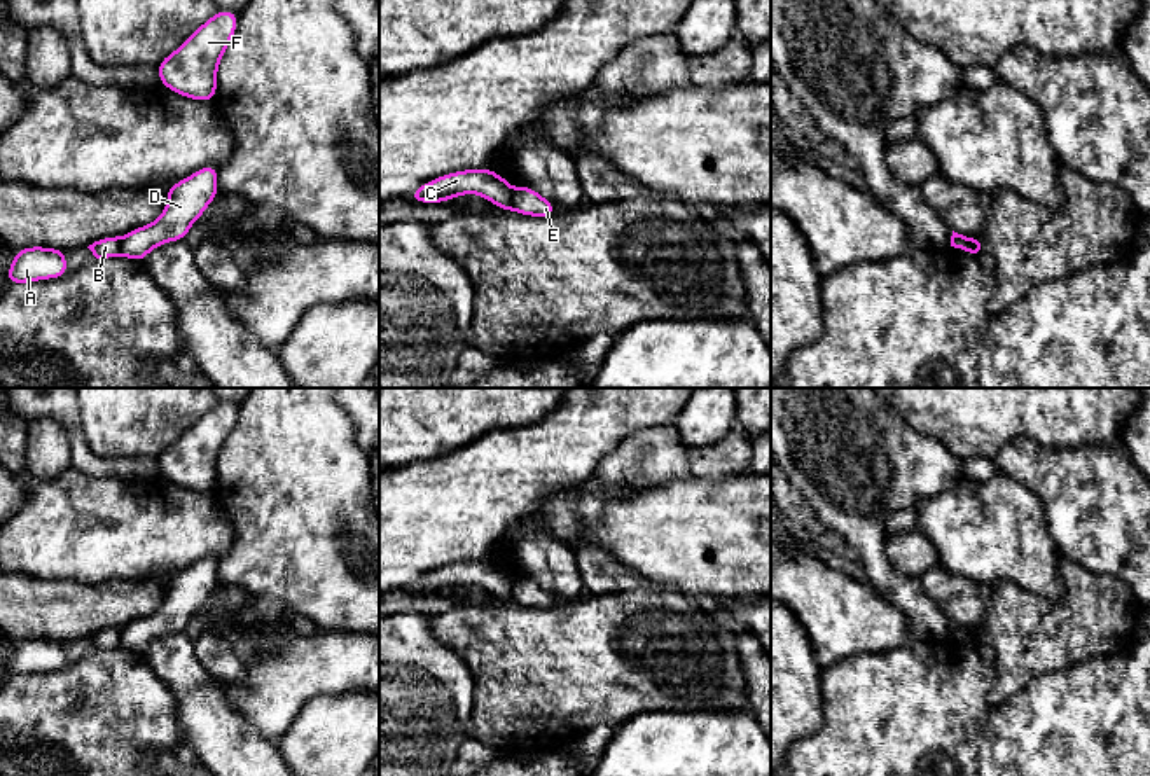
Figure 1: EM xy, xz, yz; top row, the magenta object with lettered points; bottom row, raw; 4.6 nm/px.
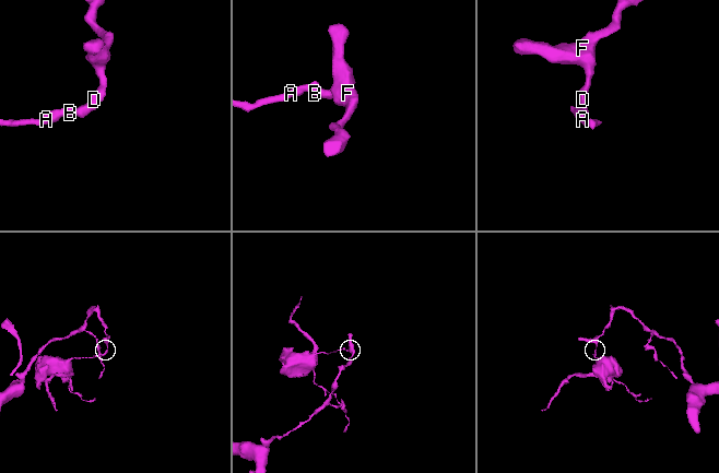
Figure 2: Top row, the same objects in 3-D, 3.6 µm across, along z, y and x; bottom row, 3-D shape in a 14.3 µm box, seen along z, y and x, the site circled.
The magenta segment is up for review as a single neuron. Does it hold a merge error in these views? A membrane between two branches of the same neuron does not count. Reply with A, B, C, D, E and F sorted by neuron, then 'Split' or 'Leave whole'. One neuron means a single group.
Groups: A B C / D E F. Split

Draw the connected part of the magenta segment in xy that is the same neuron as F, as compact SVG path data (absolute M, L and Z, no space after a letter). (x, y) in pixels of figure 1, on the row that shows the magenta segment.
M218 9L156 66L159 82L185 98L213 101L218 63L236 33L238 16L232 10Z

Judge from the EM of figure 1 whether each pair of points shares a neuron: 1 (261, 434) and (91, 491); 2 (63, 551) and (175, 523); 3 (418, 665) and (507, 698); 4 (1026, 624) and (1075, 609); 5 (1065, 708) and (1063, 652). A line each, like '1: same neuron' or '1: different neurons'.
1: different neurons
2: same neuron
3: different neurons
4: same neuron
5: different neurons

